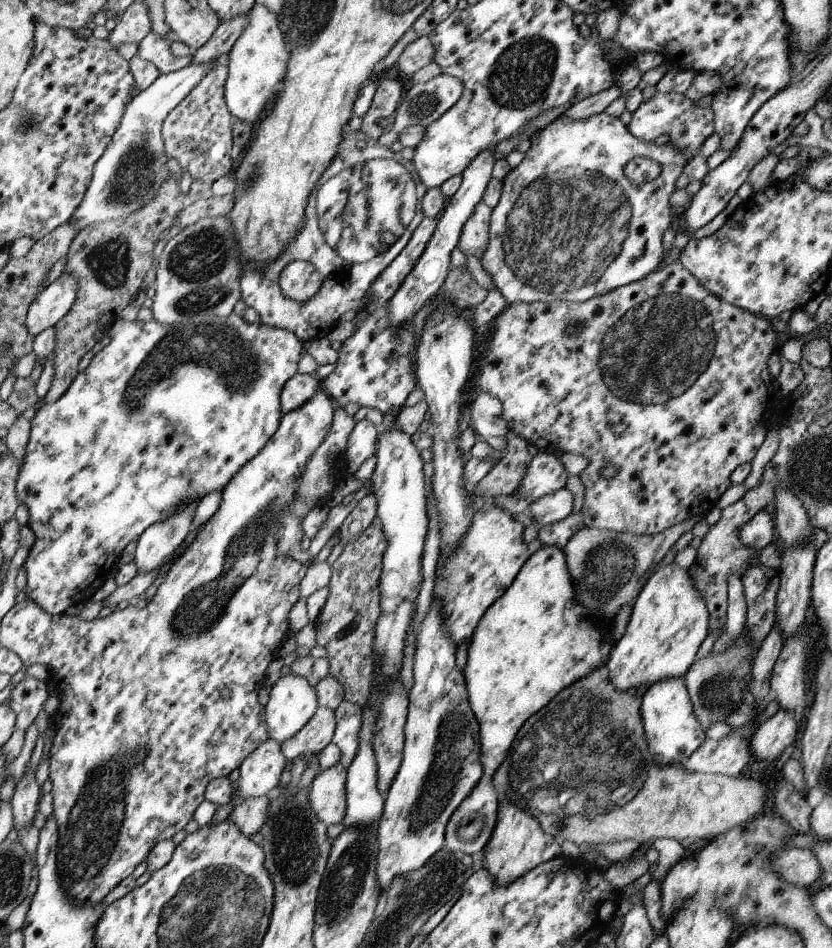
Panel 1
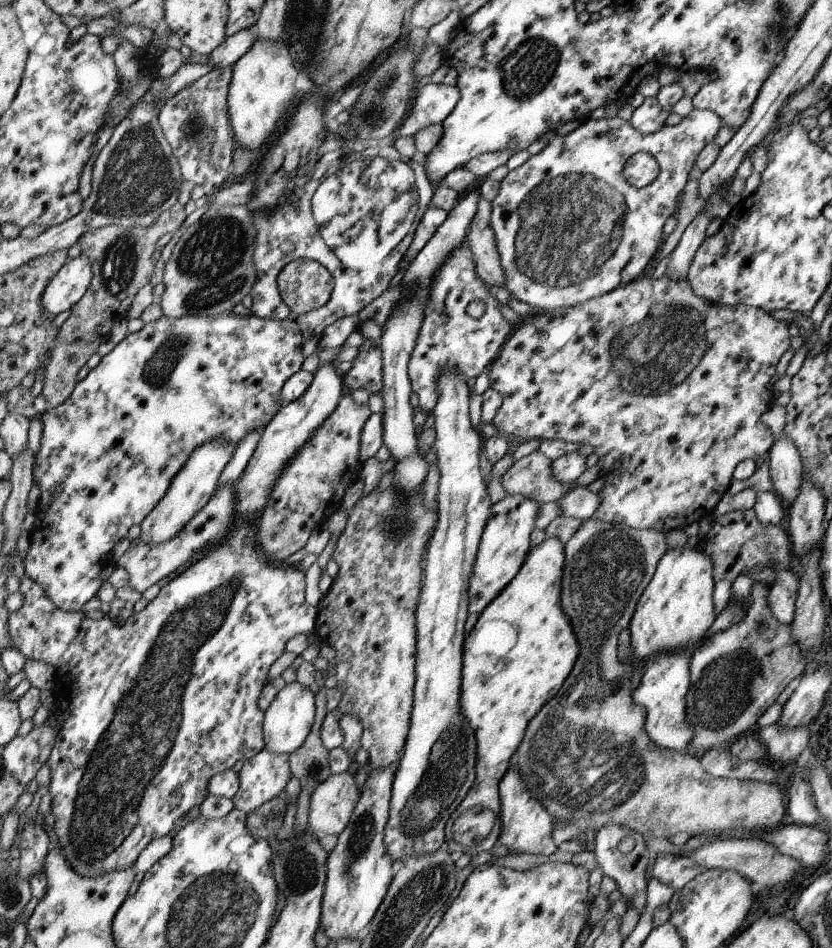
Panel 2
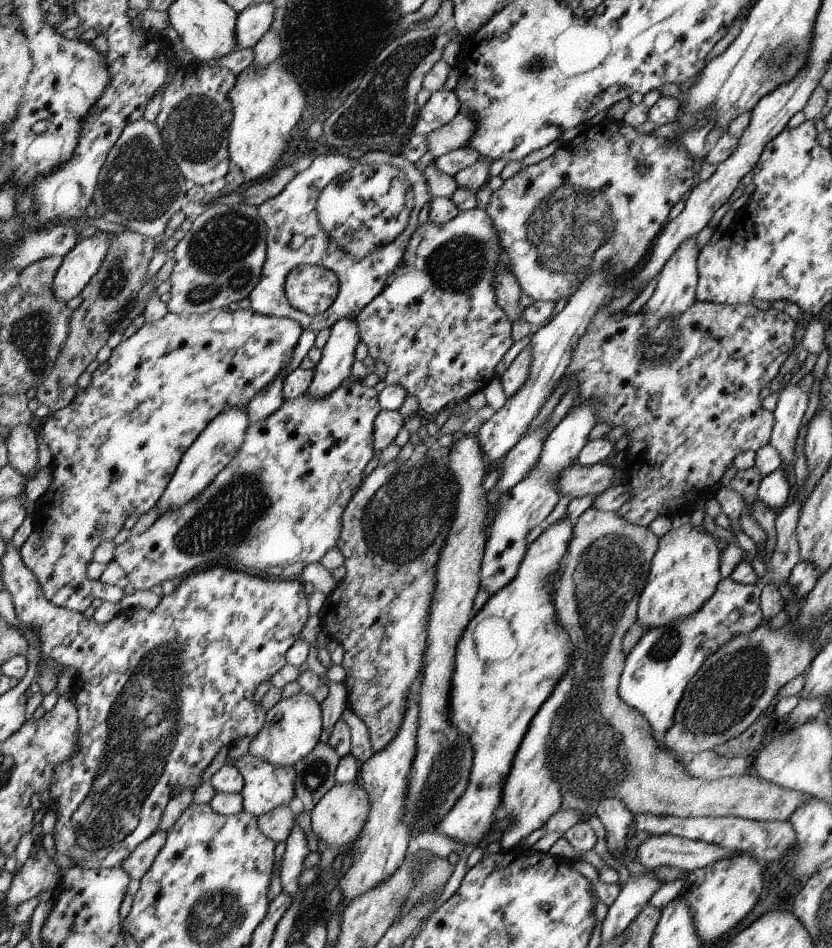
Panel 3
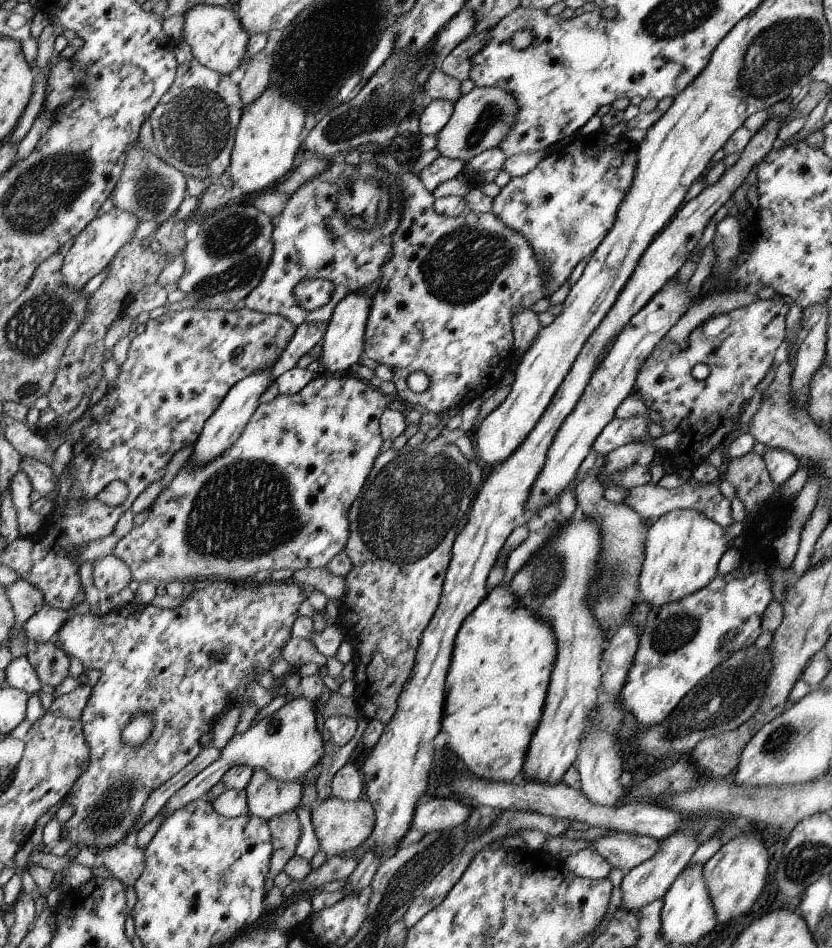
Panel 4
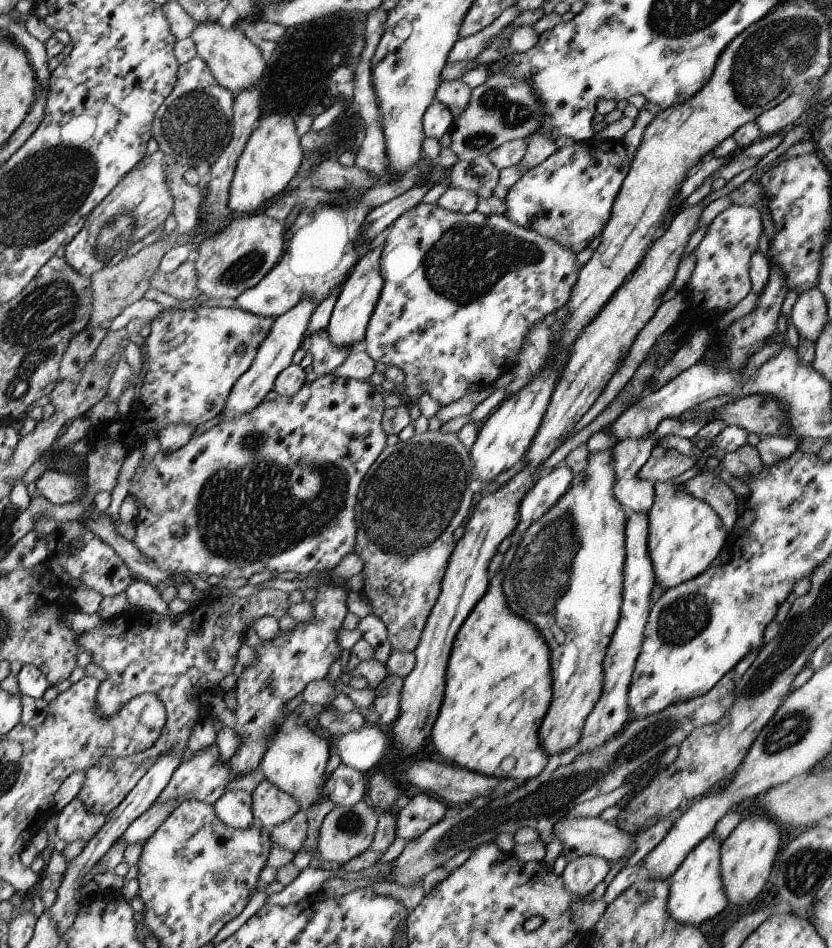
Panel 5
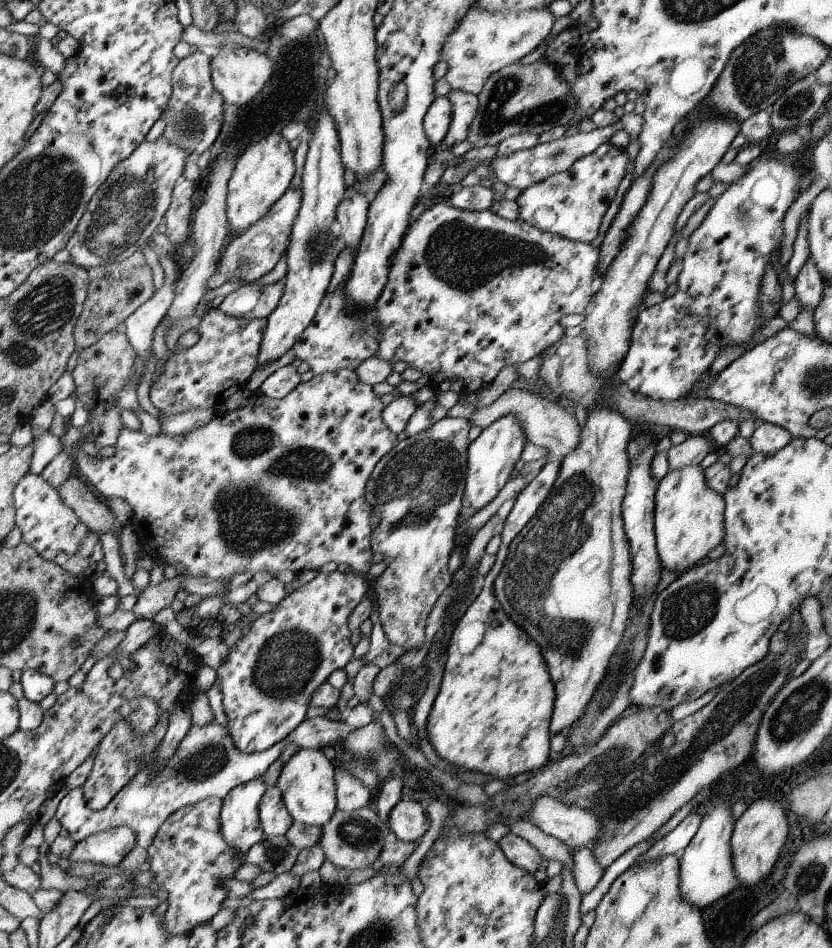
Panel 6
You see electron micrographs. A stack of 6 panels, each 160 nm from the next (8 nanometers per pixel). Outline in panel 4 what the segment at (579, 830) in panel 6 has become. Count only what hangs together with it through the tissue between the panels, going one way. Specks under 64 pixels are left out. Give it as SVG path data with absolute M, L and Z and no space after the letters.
M609 831L608 836L593 841L594 852L604 857L612 868L620 868L626 875L629 870L650 860L661 847L661 842L648 835L633 835Z

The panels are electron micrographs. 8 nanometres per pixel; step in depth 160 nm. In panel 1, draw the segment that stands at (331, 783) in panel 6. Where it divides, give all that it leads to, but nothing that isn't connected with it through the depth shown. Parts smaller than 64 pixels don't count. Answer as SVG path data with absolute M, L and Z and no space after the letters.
M294 673L278 679L265 708L272 739L283 743L314 716L319 705L316 691L308 680Z

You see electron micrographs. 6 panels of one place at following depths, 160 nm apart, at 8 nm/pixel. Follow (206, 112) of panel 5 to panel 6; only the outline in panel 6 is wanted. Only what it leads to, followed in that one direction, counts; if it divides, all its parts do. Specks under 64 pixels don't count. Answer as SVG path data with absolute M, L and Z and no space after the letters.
M199 49L179 60L177 69L173 71L173 98L170 98L169 105L161 116L166 120L164 138L170 144L182 146L182 150L186 150L189 156L196 154L200 157L204 154L218 138L222 126L225 98L212 83L210 64L212 64L211 58Z

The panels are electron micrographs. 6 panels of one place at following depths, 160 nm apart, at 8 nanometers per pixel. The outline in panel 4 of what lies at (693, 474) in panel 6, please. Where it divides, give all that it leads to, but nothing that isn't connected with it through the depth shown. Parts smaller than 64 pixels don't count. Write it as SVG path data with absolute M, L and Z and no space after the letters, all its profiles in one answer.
M676 509L661 516L648 530L645 559L639 578L641 600L659 607L701 591L717 574L722 555L729 549L728 542L742 538L745 521L723 527L694 509Z

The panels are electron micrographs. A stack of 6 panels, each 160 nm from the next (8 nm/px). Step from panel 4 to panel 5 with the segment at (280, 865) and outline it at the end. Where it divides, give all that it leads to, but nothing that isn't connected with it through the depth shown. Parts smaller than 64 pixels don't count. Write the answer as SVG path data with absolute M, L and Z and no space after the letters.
M300 809L292 818L272 830L273 842L282 850L296 853L306 842L306 831L308 830L307 812Z

